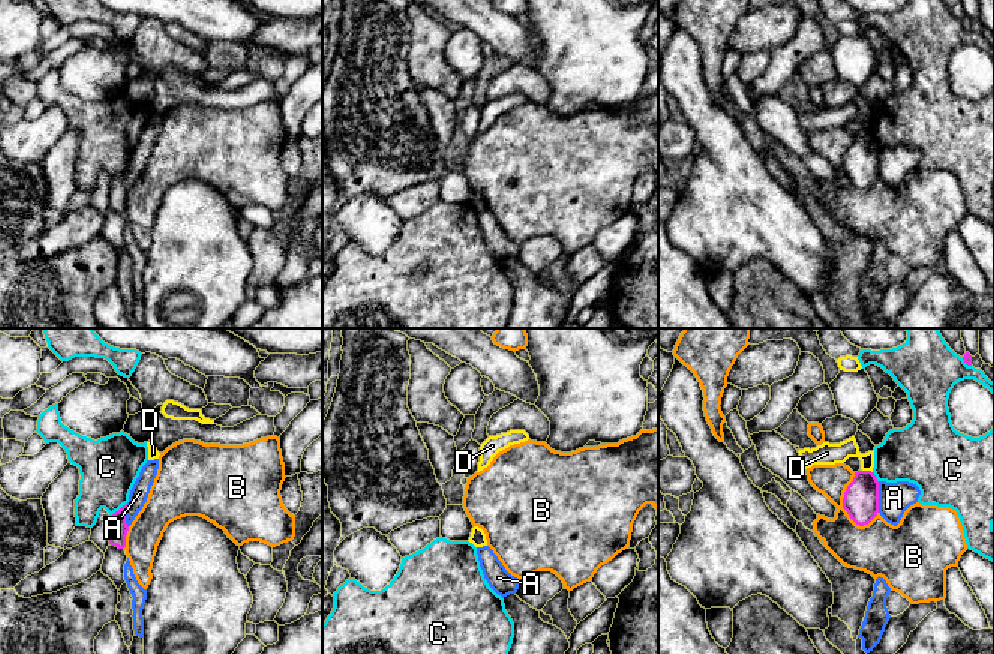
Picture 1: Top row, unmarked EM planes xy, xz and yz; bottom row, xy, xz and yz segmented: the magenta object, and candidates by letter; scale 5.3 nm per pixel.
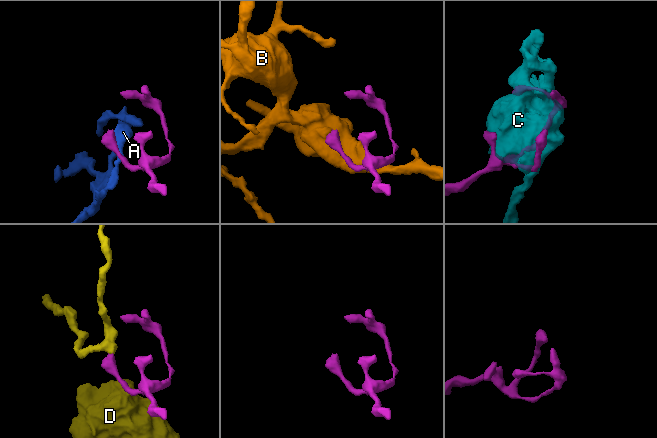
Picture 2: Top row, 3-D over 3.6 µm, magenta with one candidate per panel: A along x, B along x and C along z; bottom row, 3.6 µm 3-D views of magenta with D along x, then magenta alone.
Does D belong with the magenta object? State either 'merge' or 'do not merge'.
do not merge

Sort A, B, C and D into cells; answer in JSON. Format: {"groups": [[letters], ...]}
{"groups": [["A"], ["B"], ["C"], ["D"]]}

